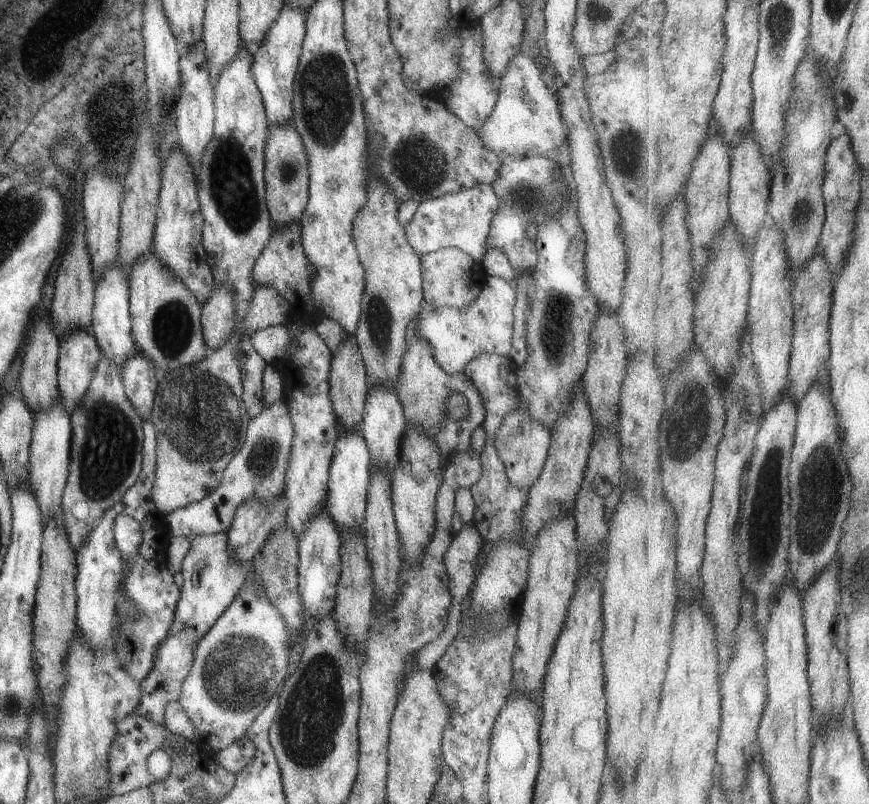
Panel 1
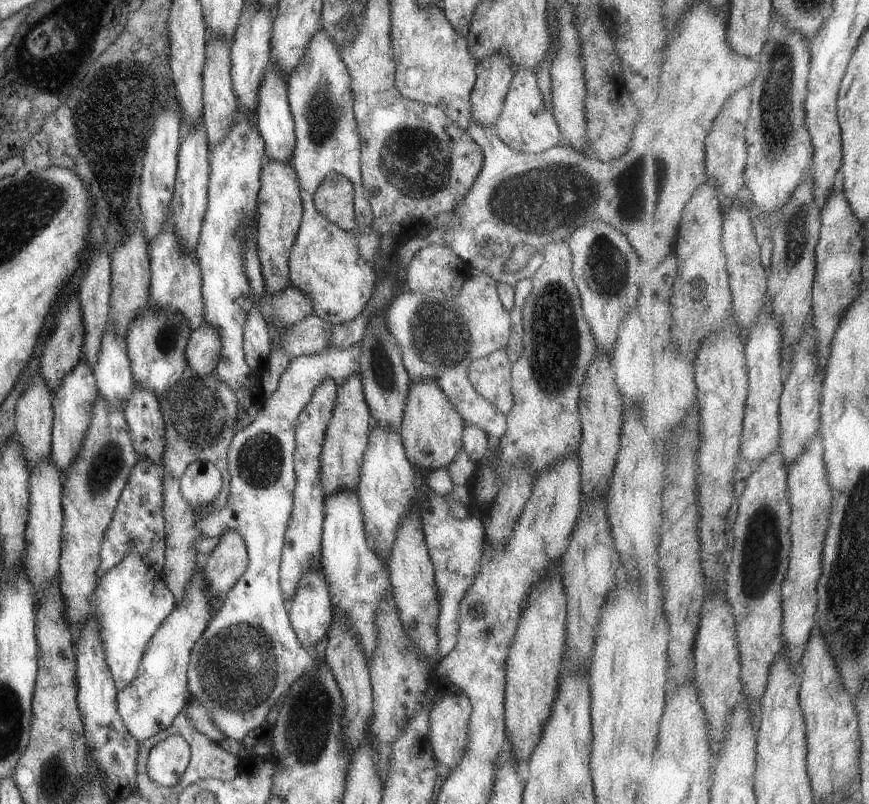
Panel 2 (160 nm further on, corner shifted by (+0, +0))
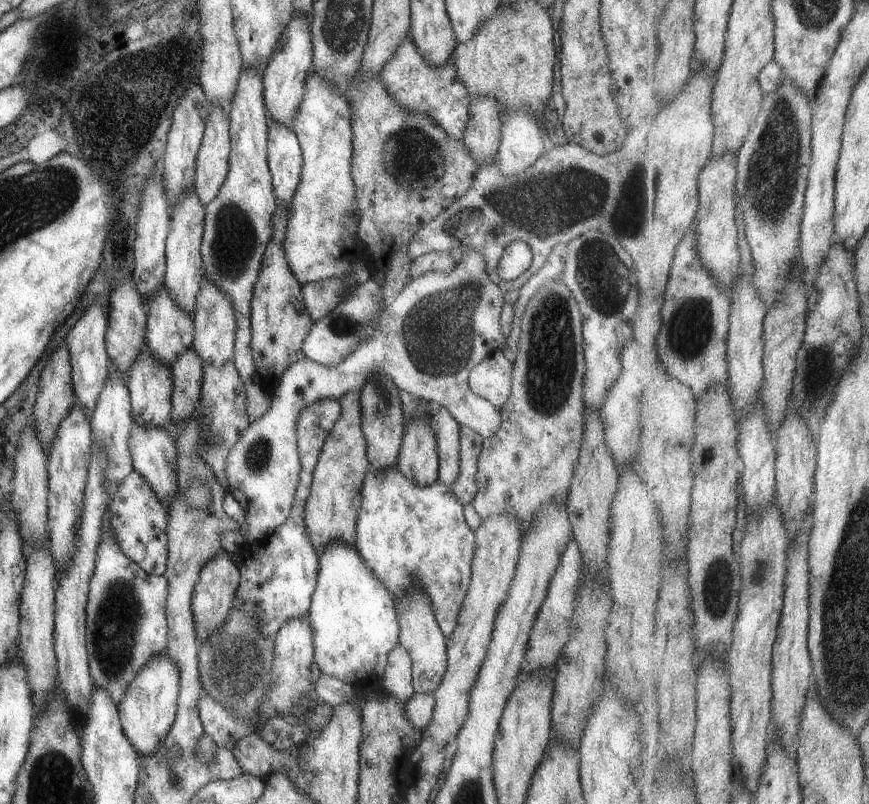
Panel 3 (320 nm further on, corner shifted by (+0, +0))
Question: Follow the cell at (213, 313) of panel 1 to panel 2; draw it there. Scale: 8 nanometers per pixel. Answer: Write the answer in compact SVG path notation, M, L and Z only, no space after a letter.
M203 322L198 329L190 332L184 350L187 372L196 377L208 376L215 368L219 349L216 330Z

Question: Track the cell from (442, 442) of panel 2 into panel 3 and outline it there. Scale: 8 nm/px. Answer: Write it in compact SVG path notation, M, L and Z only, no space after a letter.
M426 419L405 422L396 468L403 478L420 487L438 480L438 454L432 428Z

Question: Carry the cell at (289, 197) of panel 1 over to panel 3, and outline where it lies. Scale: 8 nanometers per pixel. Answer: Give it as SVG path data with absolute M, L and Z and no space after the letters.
M274 198L274 201L271 236L263 250L261 266L259 266L250 300L250 341L248 342L254 361L251 380L259 384L269 396L273 394L283 371L294 362L306 358L302 351L302 342L313 324L312 318L305 311L300 284L291 274L289 264L285 260L285 252L283 252L289 207L287 204L279 204L277 198Z

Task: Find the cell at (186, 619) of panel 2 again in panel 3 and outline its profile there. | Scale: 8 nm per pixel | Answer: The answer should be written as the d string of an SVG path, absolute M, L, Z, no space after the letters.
M165 649L144 663L142 669L127 685L125 694L116 704L116 709L124 737L136 750L138 756L146 757L153 754L166 737L174 721L178 692L178 670L166 655Z

